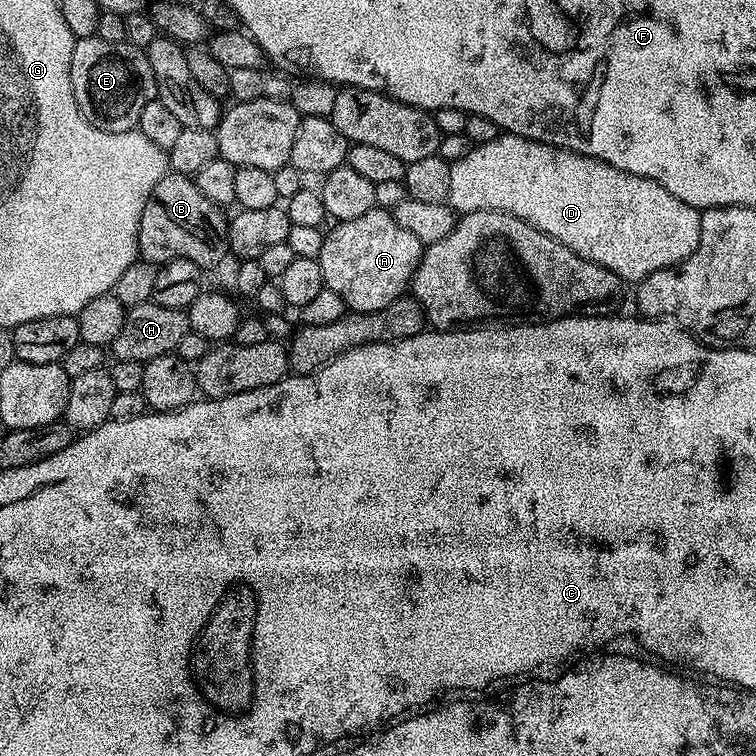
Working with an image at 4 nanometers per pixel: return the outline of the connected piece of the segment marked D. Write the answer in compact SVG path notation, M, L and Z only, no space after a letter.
M502 134L494 138L494 142L473 146L466 158L458 158L458 162L451 166L447 203L457 213L490 210L522 218L538 231L562 242L562 246L574 250L574 254L598 266L606 266L606 270L618 274L622 281L642 281L658 270L680 264L696 252L701 209L674 198L674 194L658 186L656 180L626 174L626 170L618 170L592 156L557 148L554 144Z

